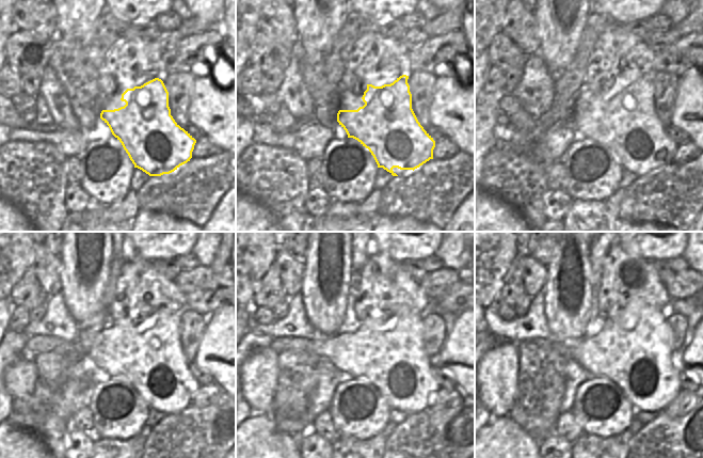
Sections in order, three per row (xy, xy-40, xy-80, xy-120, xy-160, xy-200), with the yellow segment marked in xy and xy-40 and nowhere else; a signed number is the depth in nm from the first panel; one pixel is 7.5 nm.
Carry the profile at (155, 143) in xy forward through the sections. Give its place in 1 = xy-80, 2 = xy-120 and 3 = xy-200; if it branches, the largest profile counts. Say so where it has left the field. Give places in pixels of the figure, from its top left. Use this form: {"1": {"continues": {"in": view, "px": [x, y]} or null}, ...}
{"1": {"continues": {"in": "xy-80", "px": [627, 124]}}, "2": {"continues": {"in": "xy-120", "px": [152, 360]}}, "3": {"continues": {"in": "xy-200", "px": [637, 356]}}}

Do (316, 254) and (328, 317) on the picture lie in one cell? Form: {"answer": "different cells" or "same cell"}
{"answer": "same cell"}

